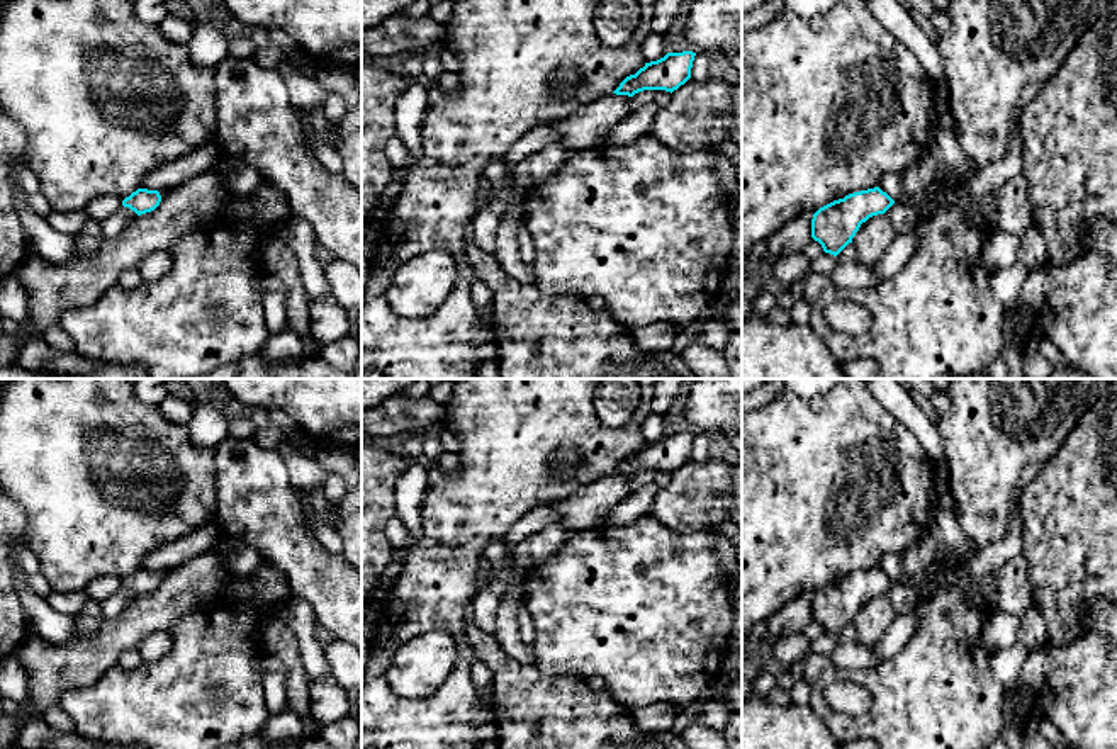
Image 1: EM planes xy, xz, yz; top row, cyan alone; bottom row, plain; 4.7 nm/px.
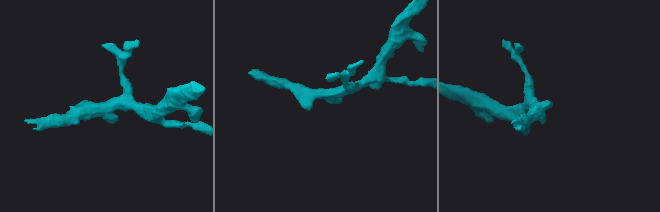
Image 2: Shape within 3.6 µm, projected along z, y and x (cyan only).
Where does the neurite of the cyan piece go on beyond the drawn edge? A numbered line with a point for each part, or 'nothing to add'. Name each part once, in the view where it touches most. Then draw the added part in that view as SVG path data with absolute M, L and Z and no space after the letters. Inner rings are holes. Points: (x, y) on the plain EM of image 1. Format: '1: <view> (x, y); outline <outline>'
nothing to add

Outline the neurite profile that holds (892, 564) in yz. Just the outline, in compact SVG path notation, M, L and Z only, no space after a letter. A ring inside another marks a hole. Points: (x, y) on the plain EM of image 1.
M886 554L881 557L879 569L886 572L893 581L903 577L905 566L901 555Z

